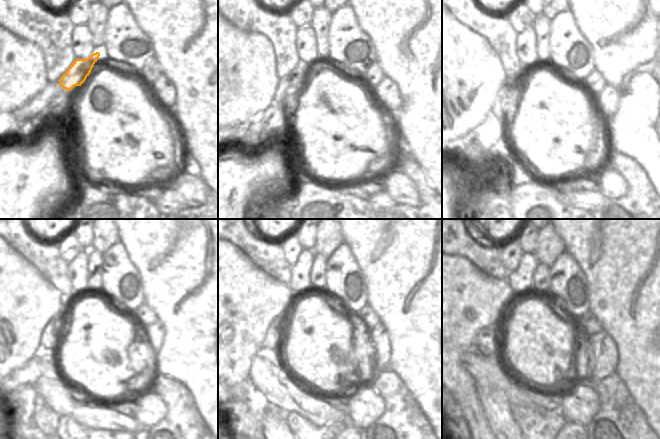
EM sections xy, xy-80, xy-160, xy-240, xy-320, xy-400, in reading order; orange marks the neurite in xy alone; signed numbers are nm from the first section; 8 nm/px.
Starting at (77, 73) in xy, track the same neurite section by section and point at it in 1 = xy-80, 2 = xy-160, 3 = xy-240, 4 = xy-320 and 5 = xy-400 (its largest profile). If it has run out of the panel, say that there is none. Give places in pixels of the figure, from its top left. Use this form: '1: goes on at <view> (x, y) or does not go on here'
1: goes on at xy-80 (288, 86)
2: goes on at xy-160 (516, 82)
3: goes on at xy-240 (49, 340)
4: goes on at xy-320 (272, 342)
5: goes on at xy-400 (486, 340)

